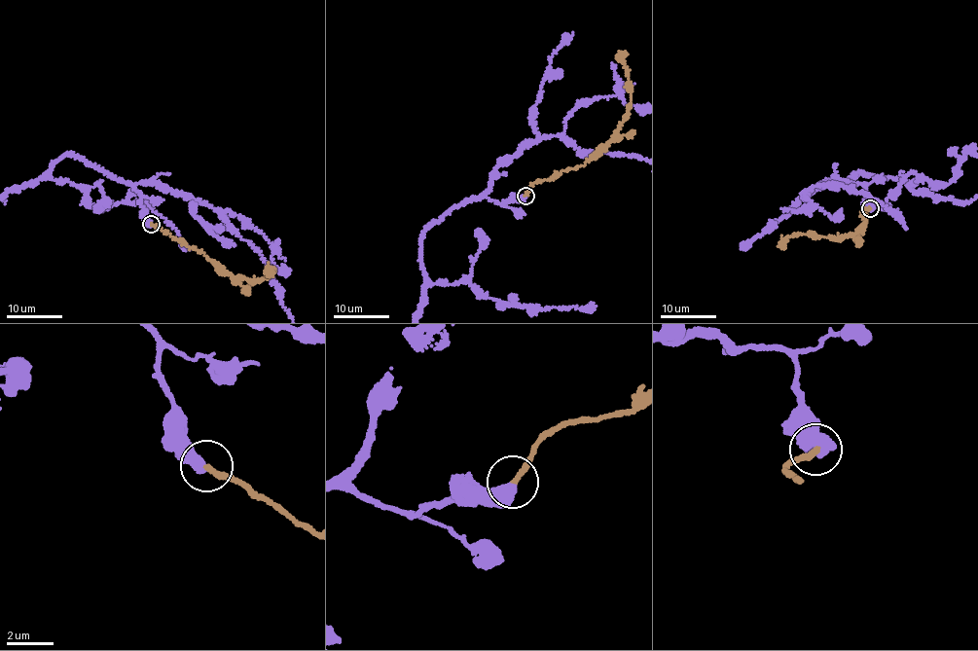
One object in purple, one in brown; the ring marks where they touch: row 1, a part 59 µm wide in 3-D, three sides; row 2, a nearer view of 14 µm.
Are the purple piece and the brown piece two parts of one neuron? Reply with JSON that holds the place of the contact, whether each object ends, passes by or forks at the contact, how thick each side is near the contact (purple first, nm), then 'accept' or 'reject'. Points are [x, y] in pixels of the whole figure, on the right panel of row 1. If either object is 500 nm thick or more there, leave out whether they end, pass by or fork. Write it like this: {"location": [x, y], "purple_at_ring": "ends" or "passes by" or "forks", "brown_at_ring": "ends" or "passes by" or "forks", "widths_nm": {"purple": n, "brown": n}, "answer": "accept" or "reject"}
{"location": [870, 208], "widths_nm": {"purple": 550, "brown": 240}, "answer": "accept"}

